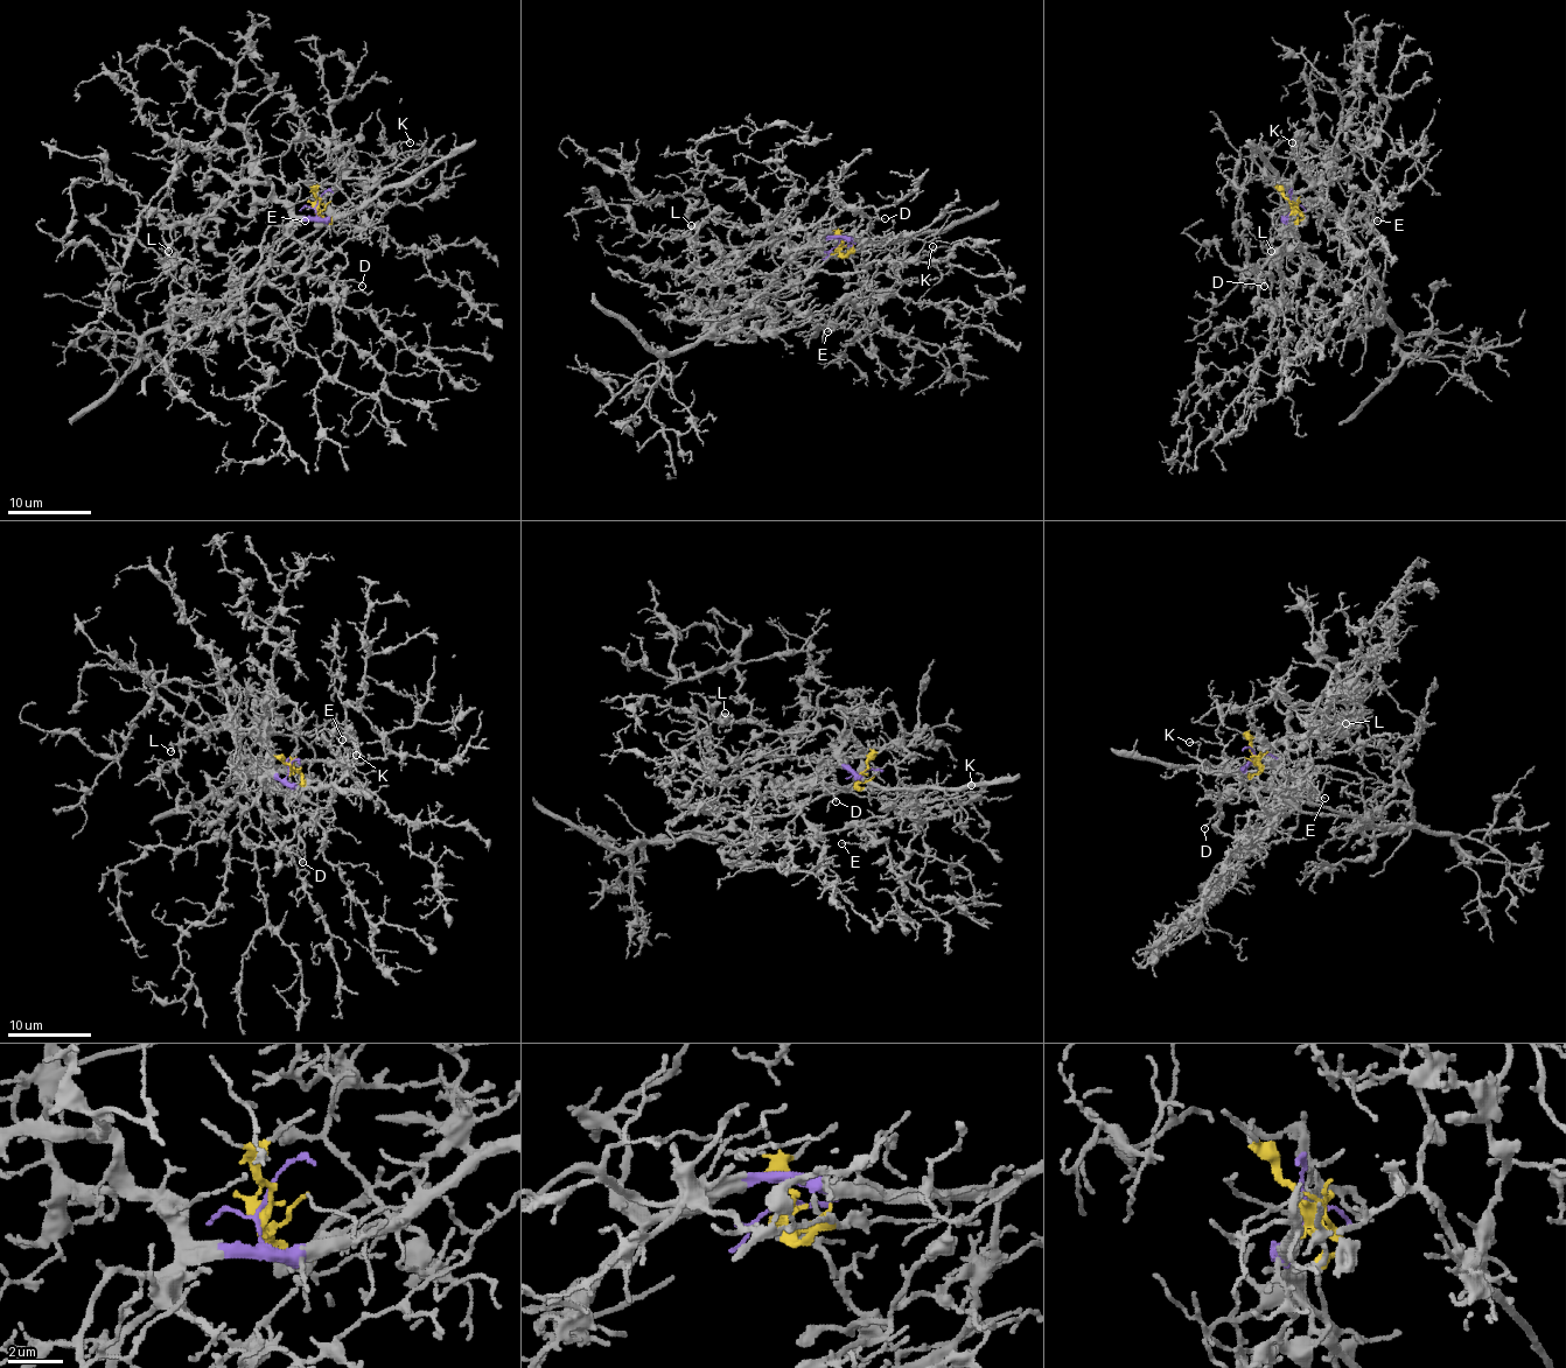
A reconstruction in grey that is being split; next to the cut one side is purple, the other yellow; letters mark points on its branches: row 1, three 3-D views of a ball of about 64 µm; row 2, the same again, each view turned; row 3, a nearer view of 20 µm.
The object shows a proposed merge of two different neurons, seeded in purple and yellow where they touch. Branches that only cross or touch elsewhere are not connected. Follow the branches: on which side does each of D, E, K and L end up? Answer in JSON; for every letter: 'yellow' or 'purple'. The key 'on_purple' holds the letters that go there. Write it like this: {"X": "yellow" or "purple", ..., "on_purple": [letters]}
{"D": "yellow", "E": "purple", "K": "purple", "L": "purple", "on_purple": ["E", "K", "L"]}

